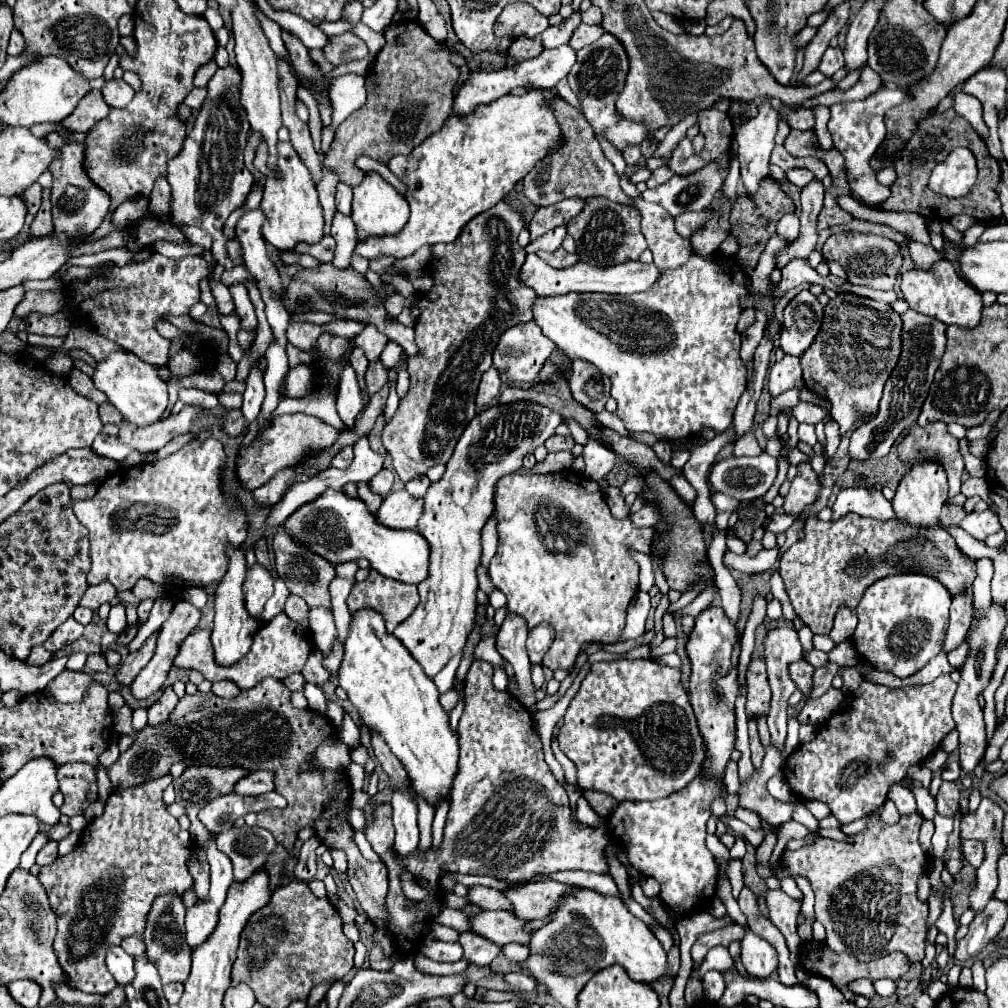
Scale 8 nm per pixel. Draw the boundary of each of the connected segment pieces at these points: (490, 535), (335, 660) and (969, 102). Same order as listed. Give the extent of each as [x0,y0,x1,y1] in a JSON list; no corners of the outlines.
[[481,510,499,568],[323,640,343,672],[953,92,987,138]]

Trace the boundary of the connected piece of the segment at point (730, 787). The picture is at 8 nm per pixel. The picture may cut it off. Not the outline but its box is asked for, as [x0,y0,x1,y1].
[725,760,739,794]

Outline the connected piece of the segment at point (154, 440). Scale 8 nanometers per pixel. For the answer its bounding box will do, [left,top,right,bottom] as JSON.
[91,406,203,464]

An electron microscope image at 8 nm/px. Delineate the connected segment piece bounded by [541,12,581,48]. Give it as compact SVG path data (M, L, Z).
M575 12L571 18L567 18L563 24L559 26L549 26L543 34L541 34L541 44L543 48L559 48L563 44L567 44L569 36L573 34L573 28L577 28L581 24L581 12Z

